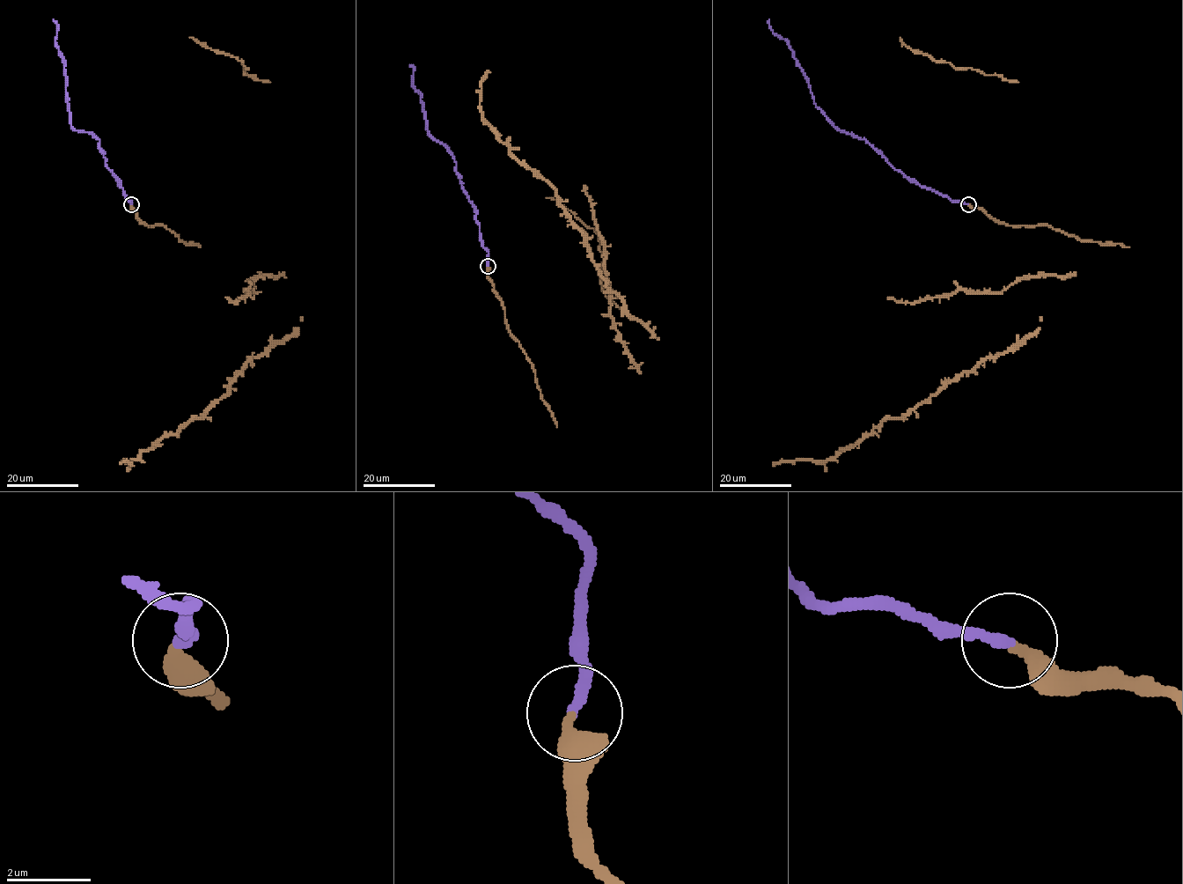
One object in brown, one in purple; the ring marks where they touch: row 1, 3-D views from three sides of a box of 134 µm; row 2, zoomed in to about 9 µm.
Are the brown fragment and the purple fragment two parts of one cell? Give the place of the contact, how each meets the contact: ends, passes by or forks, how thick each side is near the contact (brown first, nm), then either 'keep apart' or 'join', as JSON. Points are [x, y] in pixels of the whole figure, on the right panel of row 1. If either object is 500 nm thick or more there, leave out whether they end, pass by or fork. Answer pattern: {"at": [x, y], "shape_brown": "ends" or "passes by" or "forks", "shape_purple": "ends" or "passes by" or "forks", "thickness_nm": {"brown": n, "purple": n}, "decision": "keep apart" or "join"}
{"at": [968, 204], "shape_brown": "ends", "shape_purple": "ends", "thickness_nm": {"brown": 360, "purple": 280}, "decision": "join"}

